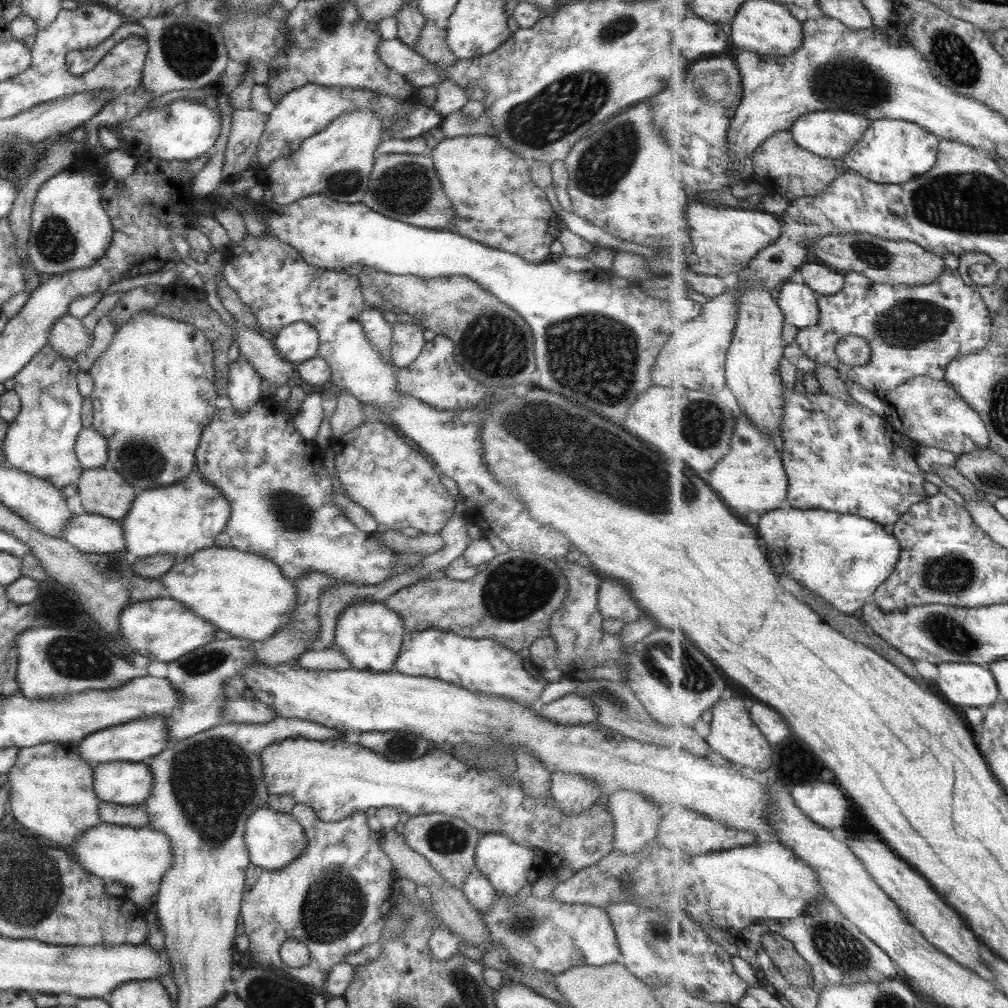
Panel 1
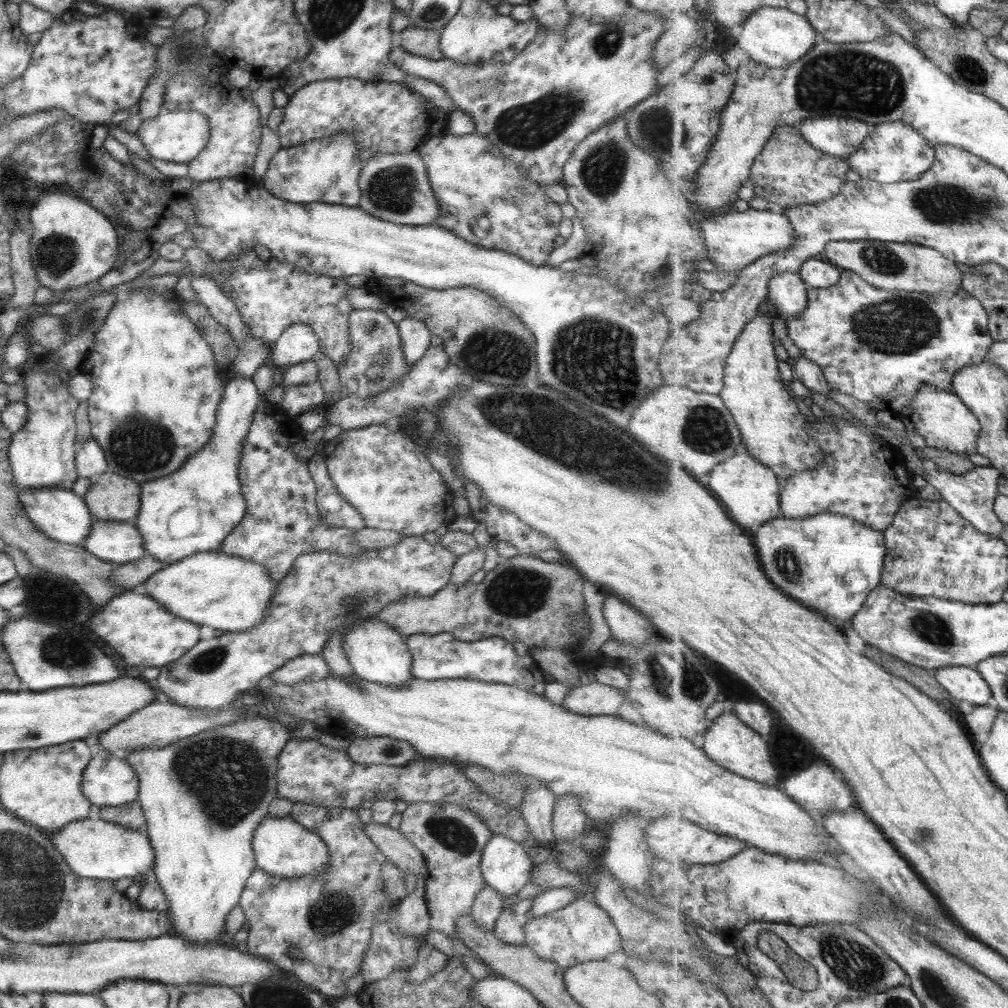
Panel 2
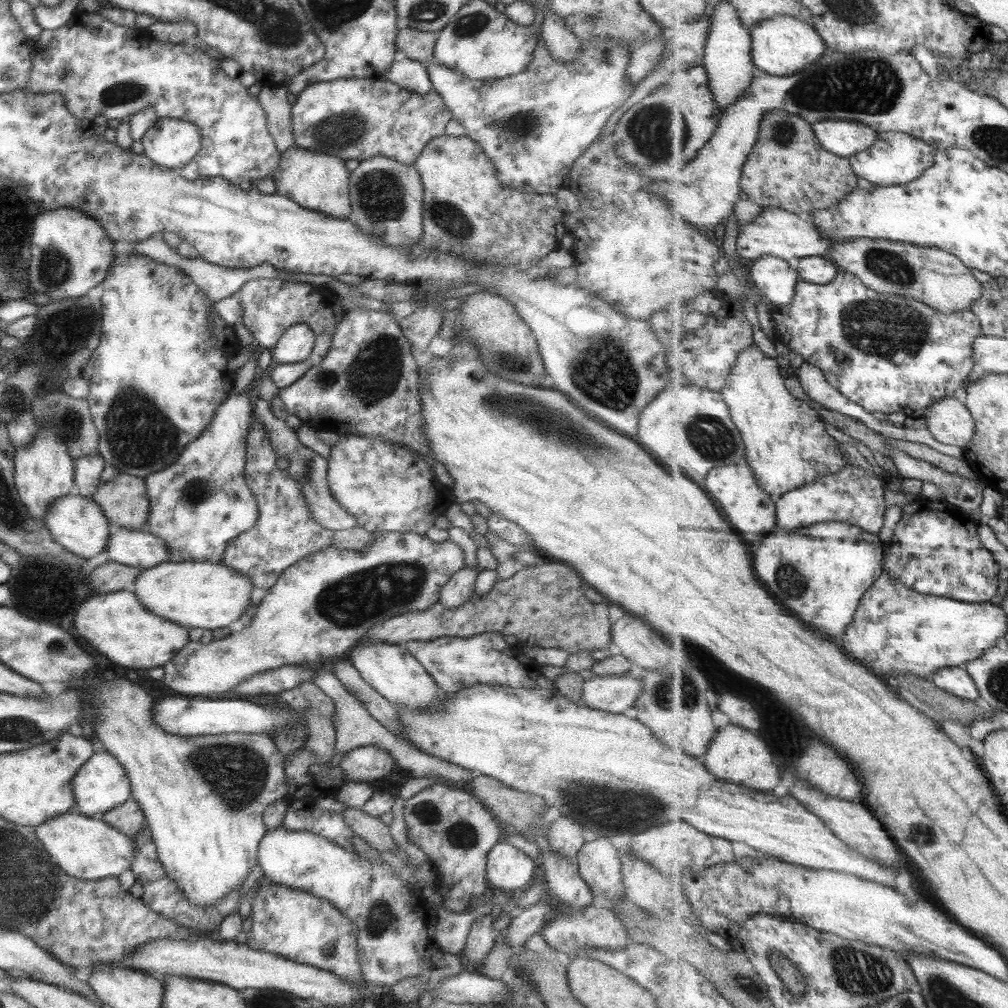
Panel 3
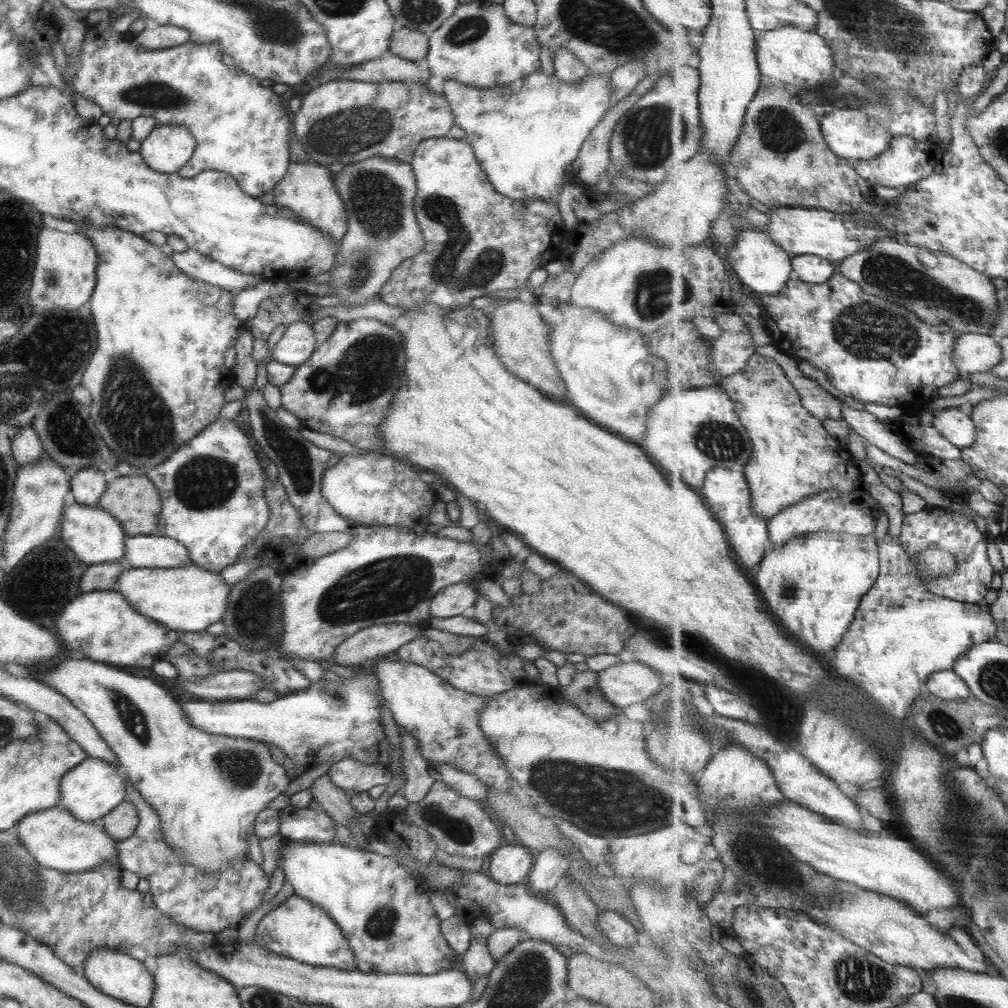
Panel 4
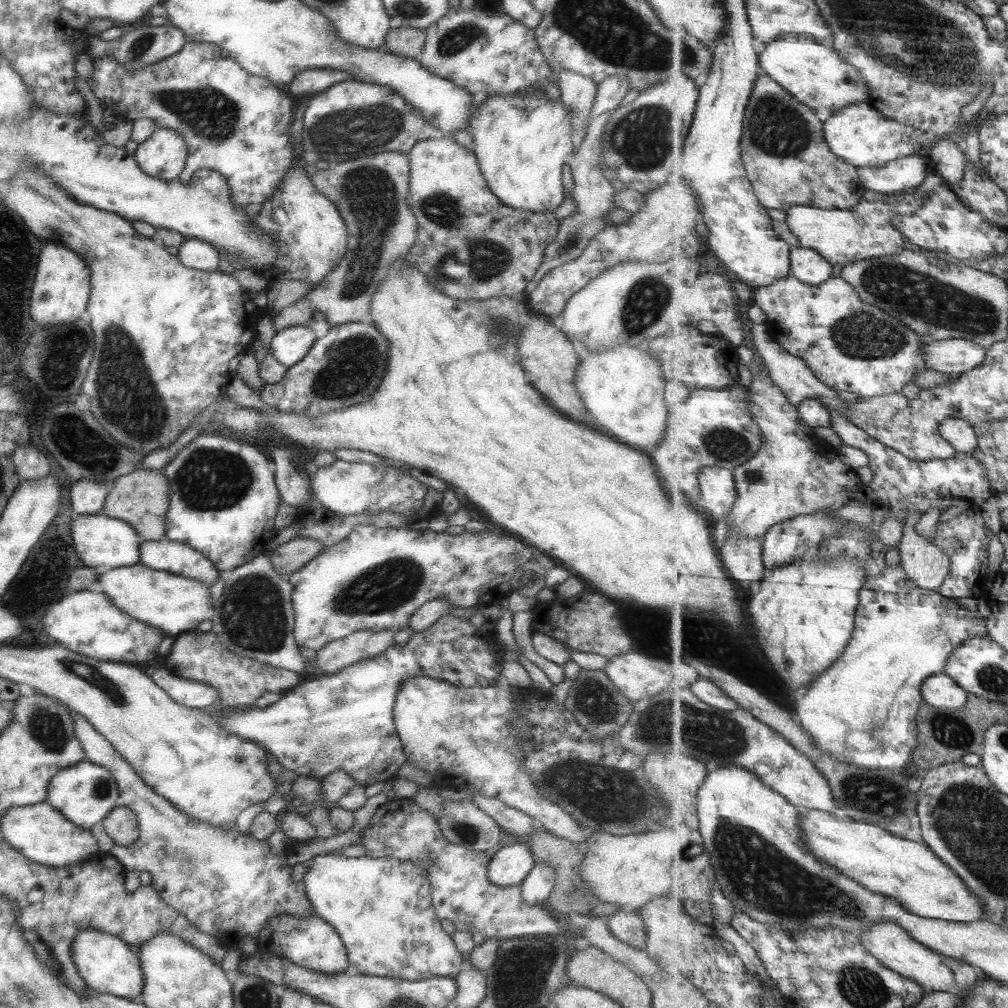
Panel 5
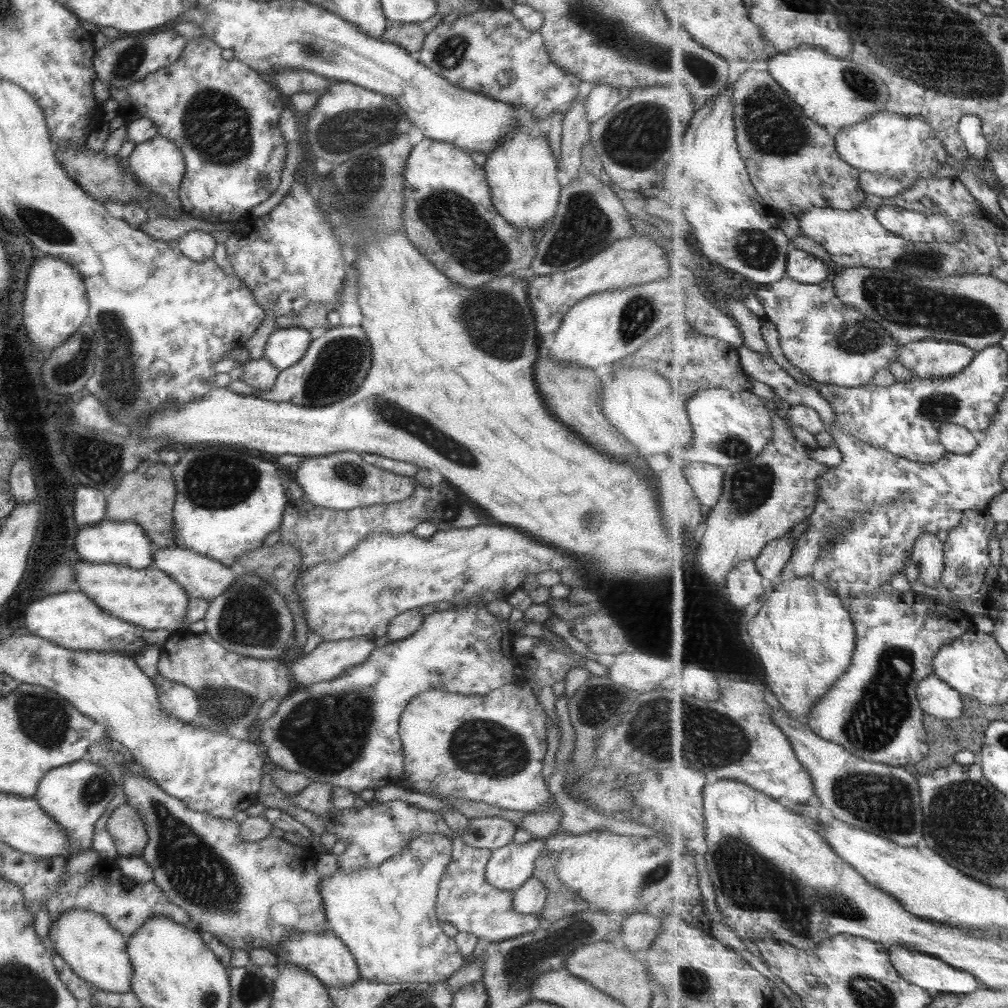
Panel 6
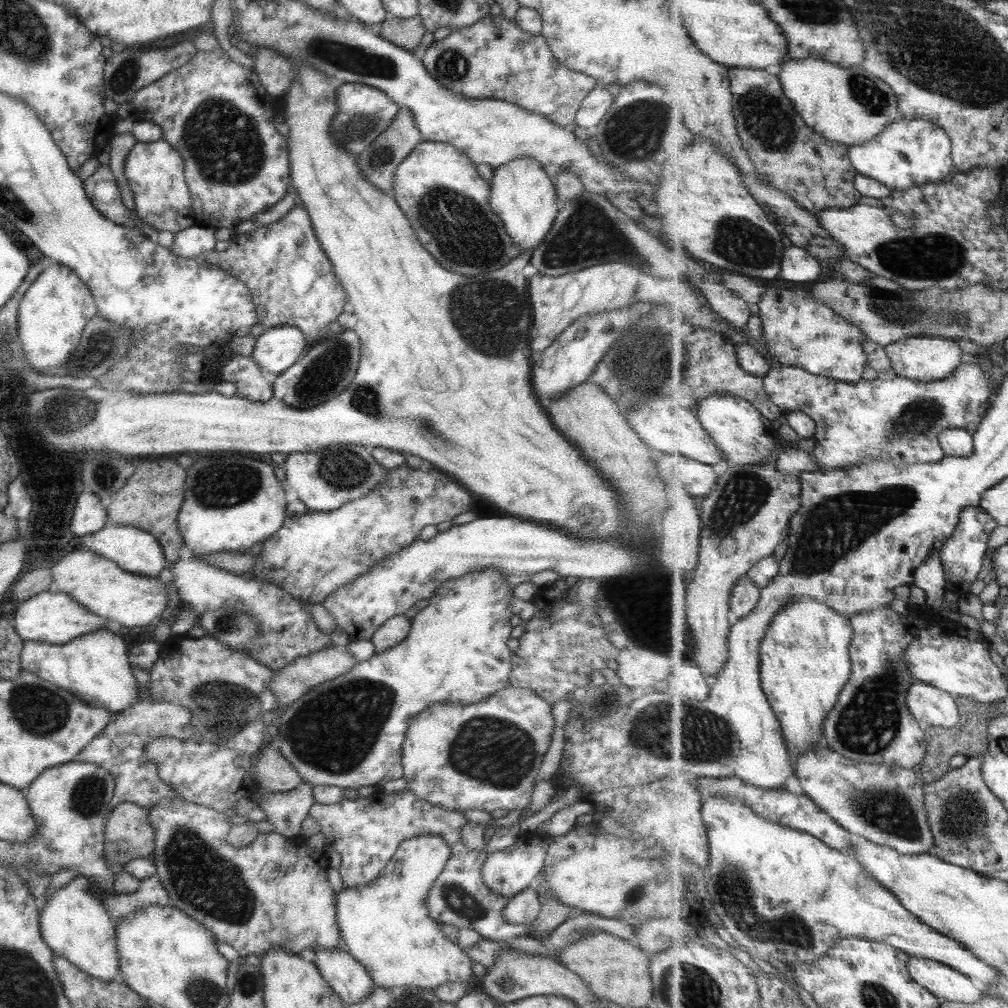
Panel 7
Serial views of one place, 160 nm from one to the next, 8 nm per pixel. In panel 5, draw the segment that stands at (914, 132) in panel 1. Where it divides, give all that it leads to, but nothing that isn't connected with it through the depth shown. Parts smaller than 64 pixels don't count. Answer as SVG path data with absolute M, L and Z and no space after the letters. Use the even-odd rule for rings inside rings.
M913 155L894 160L887 166L858 167L858 173L866 190L893 194L921 186L929 174L930 165L923 155Z

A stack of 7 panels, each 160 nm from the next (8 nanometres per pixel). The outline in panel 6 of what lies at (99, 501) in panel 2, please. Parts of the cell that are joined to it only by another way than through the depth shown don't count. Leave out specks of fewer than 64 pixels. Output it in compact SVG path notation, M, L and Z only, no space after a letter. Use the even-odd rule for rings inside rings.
M157 462L140 464L135 470L120 478L115 490L109 494L107 508L104 510L108 520L138 524L152 542L153 547L161 550L175 546L174 530L172 529L175 486L170 469L171 467L167 464Z

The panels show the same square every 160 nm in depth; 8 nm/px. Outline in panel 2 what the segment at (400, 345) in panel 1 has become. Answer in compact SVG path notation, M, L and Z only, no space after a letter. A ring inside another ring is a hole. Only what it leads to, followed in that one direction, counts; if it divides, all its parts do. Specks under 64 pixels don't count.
M407 316L396 322L396 325L403 360L411 365L419 360L430 347L430 330L423 321Z

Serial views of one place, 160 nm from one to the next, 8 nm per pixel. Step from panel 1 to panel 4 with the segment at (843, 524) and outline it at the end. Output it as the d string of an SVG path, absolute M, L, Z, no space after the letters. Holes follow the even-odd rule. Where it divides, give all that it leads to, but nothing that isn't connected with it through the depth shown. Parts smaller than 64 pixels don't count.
M821 532L789 540L785 546L775 546L766 554L758 570L753 573L757 588L763 588L763 598L769 612L817 656L829 656L844 640L852 627L861 599L876 585L880 576L880 547L874 535L857 536L845 532Z

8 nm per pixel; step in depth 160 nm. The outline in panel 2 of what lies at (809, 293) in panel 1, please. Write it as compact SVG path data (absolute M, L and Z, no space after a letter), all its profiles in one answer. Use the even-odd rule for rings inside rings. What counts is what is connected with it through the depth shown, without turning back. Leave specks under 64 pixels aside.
M779 273L772 276L768 297L777 307L779 317L785 320L798 319L808 308L808 288L812 286L799 273Z

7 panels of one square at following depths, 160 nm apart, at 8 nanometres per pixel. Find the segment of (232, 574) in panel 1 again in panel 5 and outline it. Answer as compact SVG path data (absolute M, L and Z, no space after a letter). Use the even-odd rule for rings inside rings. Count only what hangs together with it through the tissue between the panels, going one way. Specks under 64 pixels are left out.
M140 563L103 570L96 576L96 581L113 606L171 638L196 630L199 622L205 620L204 614L211 610L208 586L204 582L197 582L184 575L153 570Z

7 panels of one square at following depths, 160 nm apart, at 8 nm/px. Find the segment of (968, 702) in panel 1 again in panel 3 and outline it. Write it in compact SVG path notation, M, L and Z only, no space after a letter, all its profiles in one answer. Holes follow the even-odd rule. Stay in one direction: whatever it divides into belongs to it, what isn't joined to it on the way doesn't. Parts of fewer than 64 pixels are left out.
M965 666L938 670L931 679L939 688L961 698L974 701L980 696L980 689Z

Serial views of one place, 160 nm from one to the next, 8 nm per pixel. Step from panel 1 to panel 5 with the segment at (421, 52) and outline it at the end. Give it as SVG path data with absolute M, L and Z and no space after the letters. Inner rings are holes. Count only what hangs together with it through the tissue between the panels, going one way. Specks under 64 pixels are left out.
M411 27L389 29L382 45L390 53L414 59L424 43L424 31Z

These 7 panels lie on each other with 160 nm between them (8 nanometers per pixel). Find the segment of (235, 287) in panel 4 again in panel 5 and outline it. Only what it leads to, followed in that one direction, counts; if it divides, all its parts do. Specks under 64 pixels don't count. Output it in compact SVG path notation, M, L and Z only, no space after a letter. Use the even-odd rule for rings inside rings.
M184 237L179 244L176 257L190 269L211 272L217 268L218 250L208 242L196 238Z

